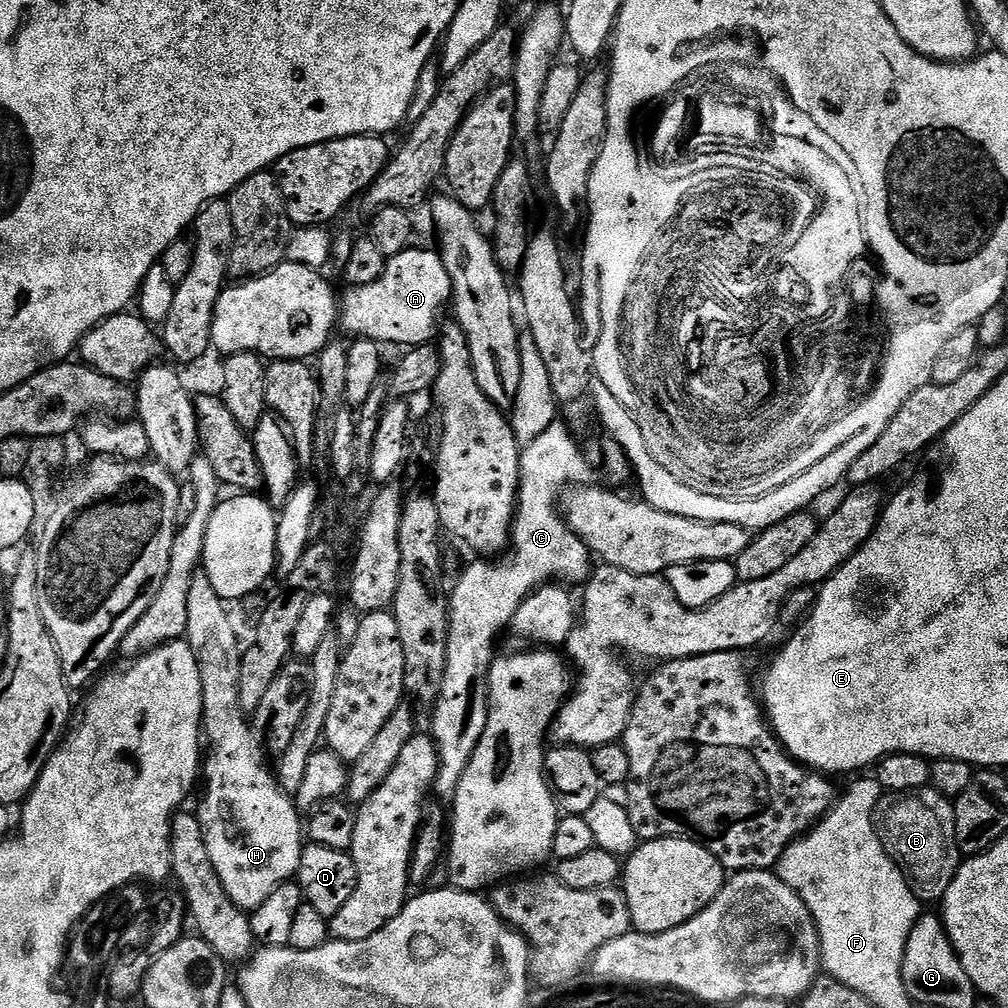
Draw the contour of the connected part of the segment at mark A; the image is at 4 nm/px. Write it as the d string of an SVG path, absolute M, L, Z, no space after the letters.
M419 246L407 248L397 256L389 256L388 265L384 267L384 273L377 280L349 287L349 292L341 298L340 304L336 301L335 290L320 275L315 268L285 262L263 276L253 276L243 282L236 282L236 285L233 283L225 287L214 310L211 347L215 351L217 348L224 358L239 352L255 352L257 356L272 362L307 361L320 353L328 345L328 341L333 339L335 332L332 331L336 328L336 319L339 316L346 331L357 332L355 335L365 340L375 340L384 346L427 344L437 335L438 325L441 323L440 311L446 306L449 307L452 298L450 274L446 272L439 251L432 249L431 252L430 249Z

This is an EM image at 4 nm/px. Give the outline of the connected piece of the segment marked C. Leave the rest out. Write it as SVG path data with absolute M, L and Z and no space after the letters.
M557 418L546 431L532 436L529 444L523 445L520 495L516 518L512 522L510 547L495 562L477 559L477 564L470 565L457 578L456 585L451 585L446 670L440 693L431 709L430 729L438 754L434 796L441 805L451 805L456 799L458 782L462 782L462 774L466 774L466 766L470 766L470 758L486 730L488 672L498 656L498 652L492 649L496 635L511 625L524 599L537 588L552 581L568 586L579 585L592 575L594 557L574 534L558 507L569 485L591 481L588 479L592 476L592 468L575 439L577 437L567 423Z

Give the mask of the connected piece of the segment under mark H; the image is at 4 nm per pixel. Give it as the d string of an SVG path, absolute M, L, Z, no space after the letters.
M197 570L194 578L190 582L190 595L187 600L187 617L186 617L186 639L188 645L194 650L196 661L198 662L198 674L202 678L202 706L204 707L204 719L202 721L202 732L212 745L207 745L206 759L202 764L202 788L204 784L204 797L200 800L200 808L198 807L198 815L200 825L202 826L202 838L206 838L206 850L210 850L210 862L214 862L214 870L218 874L218 878L222 882L222 886L226 890L226 894L230 896L232 901L243 910L251 910L262 906L262 902L266 900L279 886L279 884L289 883L295 877L300 859L306 847L306 832L302 827L302 816L298 811L293 797L289 793L283 792L280 788L280 781L276 779L273 769L264 765L265 753L262 751L261 741L258 739L257 733L254 731L253 725L246 721L246 714L240 705L240 695L238 694L238 674L240 673L240 658L242 655L242 643L236 637L236 628L232 625L232 616L228 613L229 605L220 597L218 590L214 590L214 586L210 586L210 578L203 572Z

